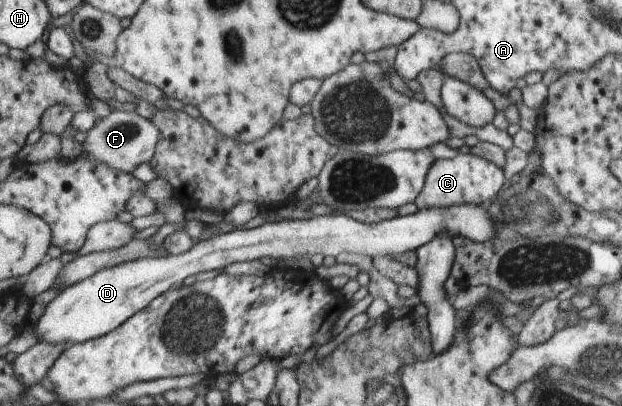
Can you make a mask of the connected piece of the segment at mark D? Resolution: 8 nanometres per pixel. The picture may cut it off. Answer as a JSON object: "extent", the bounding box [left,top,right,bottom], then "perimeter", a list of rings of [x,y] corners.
{"extent":[37,204,495,344],"perimeter":[[[456,204],[448,207],[418,209],[412,215],[398,215],[378,223],[362,223],[344,212],[308,219],[289,219],[276,223],[265,222],[252,229],[239,228],[197,243],[182,255],[144,258],[129,261],[98,272],[72,287],[65,289],[53,300],[37,324],[39,342],[77,344],[105,336],[147,308],[154,300],[181,284],[198,272],[222,270],[233,262],[281,259],[323,254],[337,256],[341,252],[367,254],[376,257],[403,254],[417,250],[439,235],[465,237],[478,243],[495,239],[494,220],[487,209],[474,204]]]}

